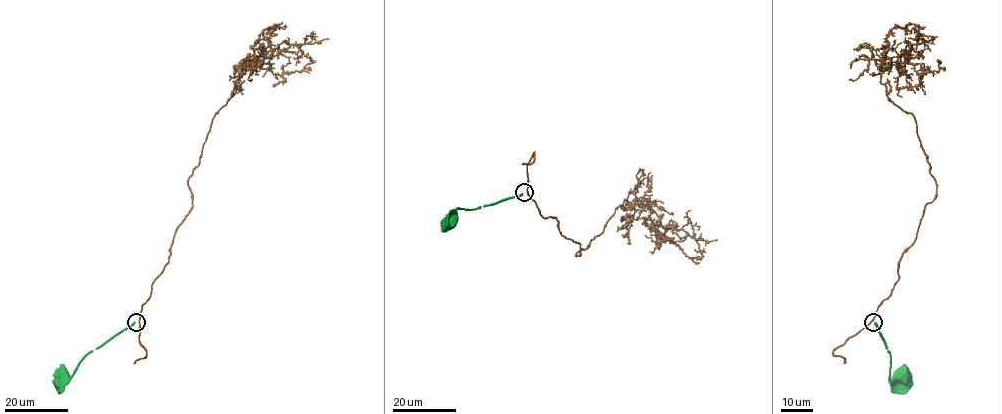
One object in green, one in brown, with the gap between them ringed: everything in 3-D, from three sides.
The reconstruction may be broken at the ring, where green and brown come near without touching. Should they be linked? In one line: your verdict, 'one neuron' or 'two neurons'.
two neurons

